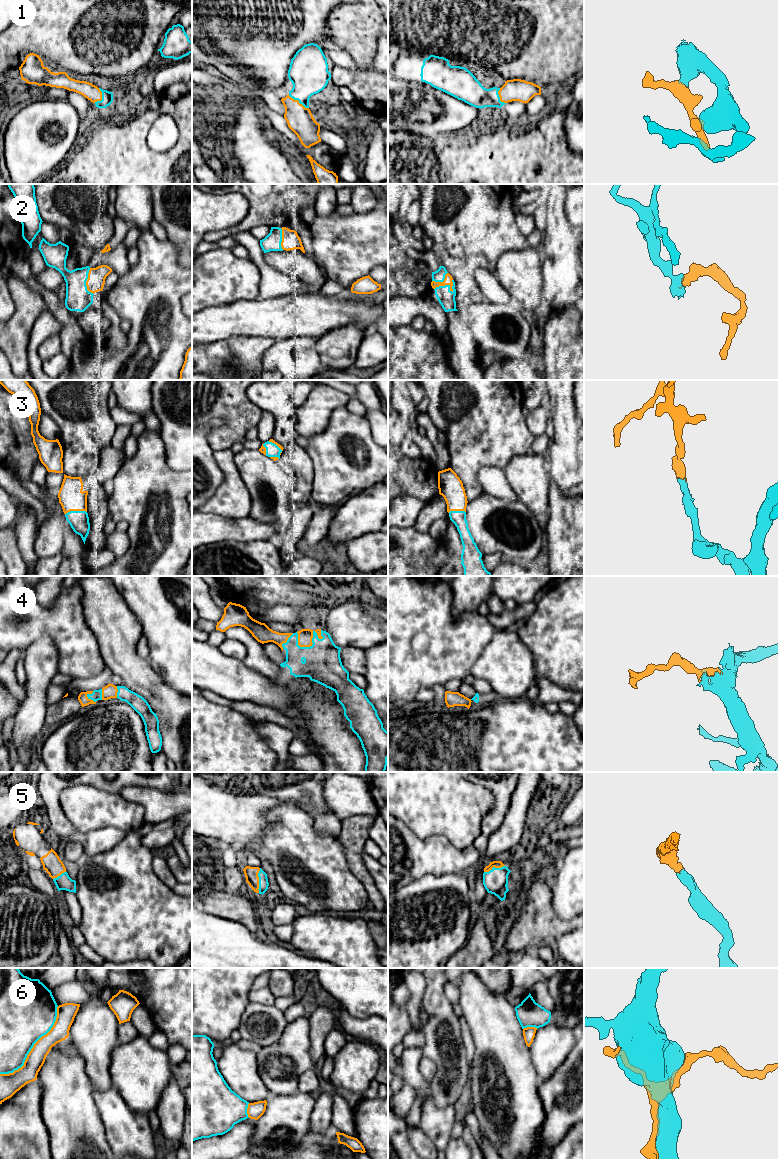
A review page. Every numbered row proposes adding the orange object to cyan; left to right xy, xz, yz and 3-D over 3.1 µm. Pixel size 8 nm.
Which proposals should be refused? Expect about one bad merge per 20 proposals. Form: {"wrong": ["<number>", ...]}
{"wrong": ["6"]}

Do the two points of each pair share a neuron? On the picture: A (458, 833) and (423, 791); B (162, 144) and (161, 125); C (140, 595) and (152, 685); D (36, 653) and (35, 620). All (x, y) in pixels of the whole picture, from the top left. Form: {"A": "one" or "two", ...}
{"A": "one", "B": "one", "C": "two", "D": "two"}

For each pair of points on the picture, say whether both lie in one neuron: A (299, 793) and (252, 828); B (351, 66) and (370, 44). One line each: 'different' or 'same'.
A: same
B: different

